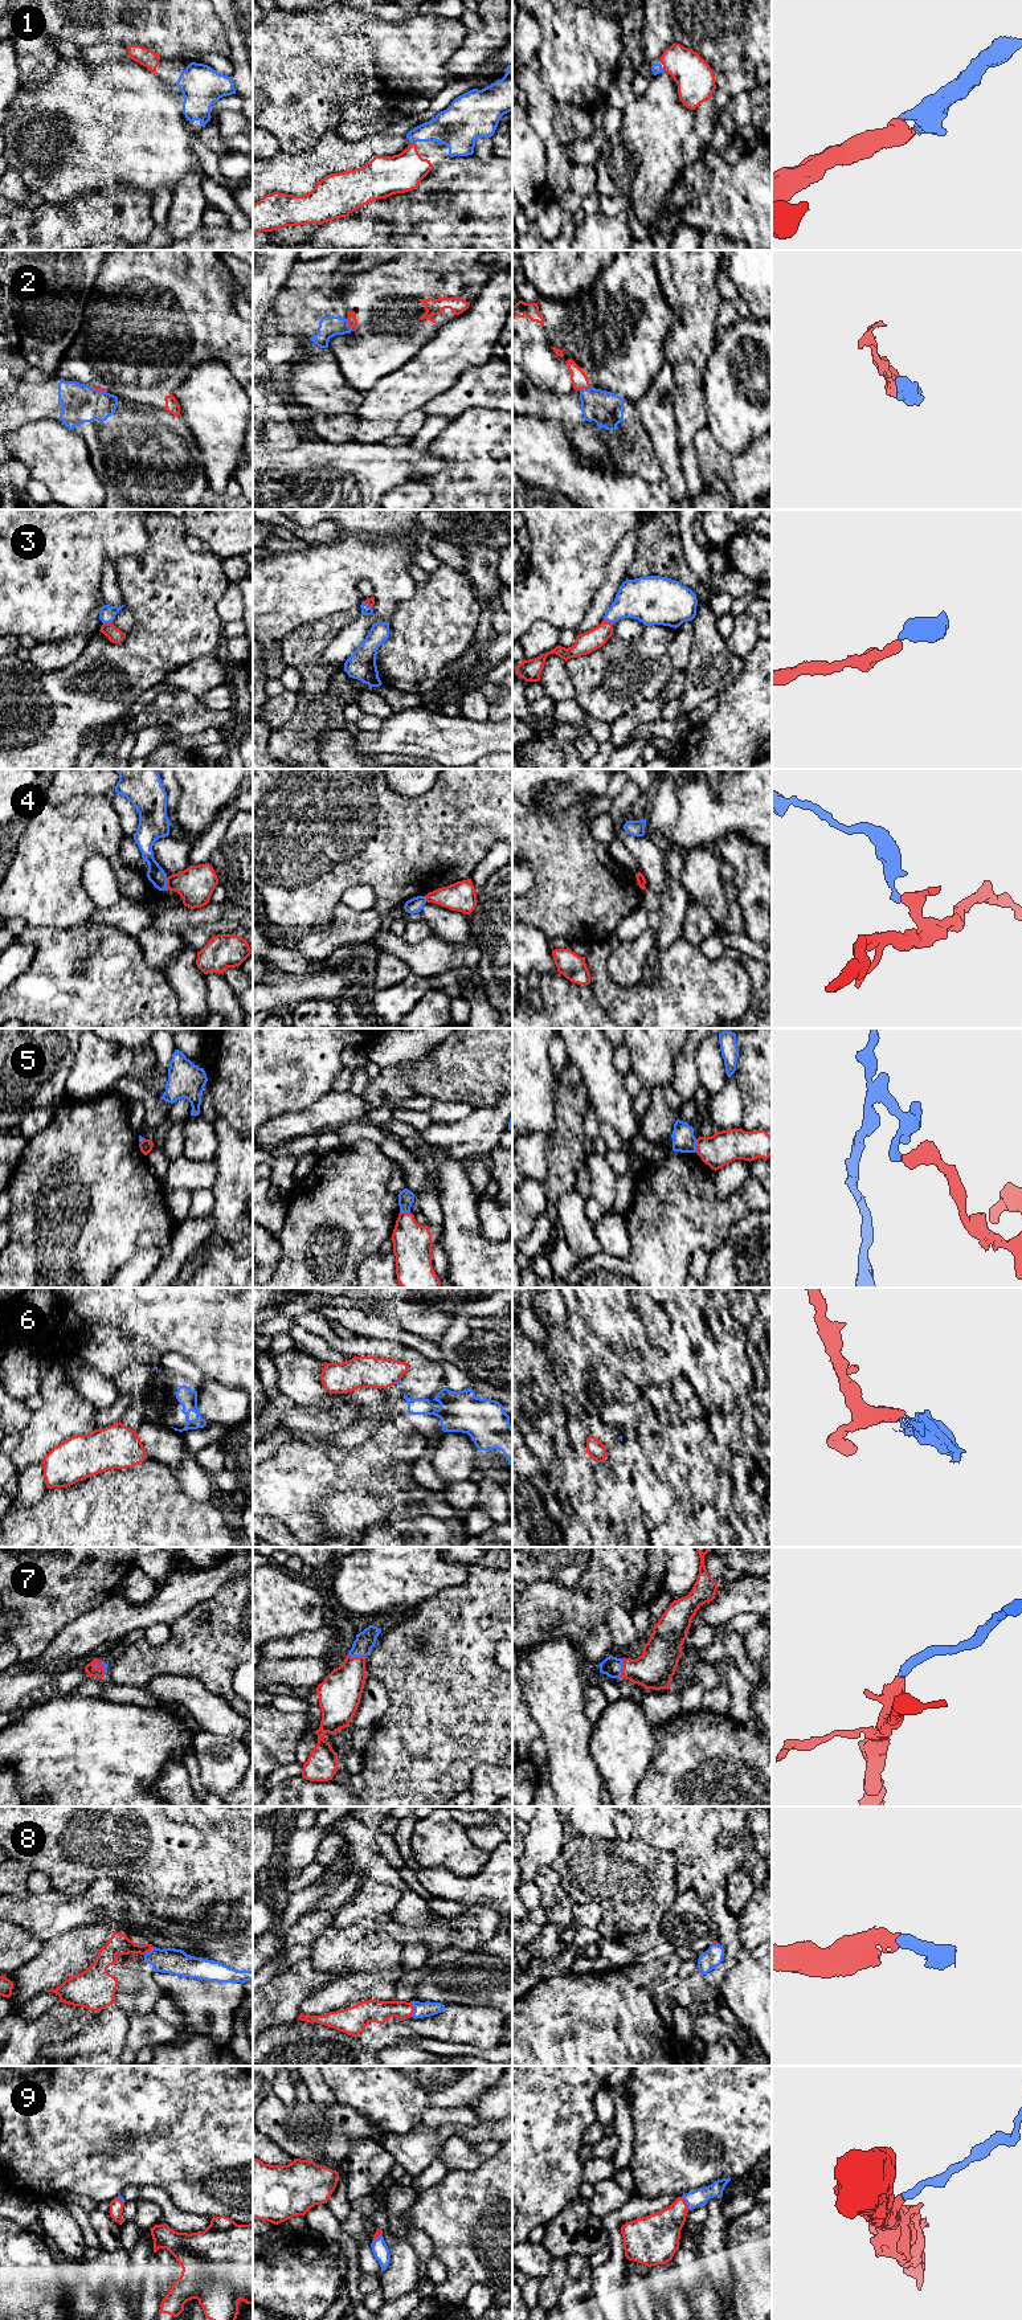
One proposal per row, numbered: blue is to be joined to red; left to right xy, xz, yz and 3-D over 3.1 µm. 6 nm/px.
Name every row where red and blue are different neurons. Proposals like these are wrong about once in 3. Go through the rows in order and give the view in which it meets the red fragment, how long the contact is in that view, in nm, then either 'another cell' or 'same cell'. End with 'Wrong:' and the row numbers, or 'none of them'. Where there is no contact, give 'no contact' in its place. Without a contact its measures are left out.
1: contact in xz; length 30 nm; same cell
2: contact in yz; length 80 nm; another cell
3: contact in xy; length 60 nm; same cell
4: contact in xy; length 70 nm; another cell
5: contact in yz; length 80 nm; another cell
6: contact in xz; length 50 nm; another cell
7: contact in yz; length 120 nm; same cell
8: contact in xz; length 90 nm; same cell
9: contact in yz; length 100 nm; same cell
Wrong: 2, 4, 5, 6

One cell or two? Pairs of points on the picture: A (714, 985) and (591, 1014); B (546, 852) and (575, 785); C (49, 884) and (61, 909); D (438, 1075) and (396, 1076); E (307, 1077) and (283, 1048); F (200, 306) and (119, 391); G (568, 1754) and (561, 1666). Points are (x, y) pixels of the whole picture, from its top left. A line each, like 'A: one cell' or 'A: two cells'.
A: two cells
B: two cells
C: one cell
D: one cell
E: one cell
F: one cell
G: one cell

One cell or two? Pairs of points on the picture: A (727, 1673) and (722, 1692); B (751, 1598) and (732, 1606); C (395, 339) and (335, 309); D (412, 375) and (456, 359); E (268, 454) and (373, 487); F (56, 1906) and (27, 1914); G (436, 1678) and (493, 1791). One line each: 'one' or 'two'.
A: two
B: one
C: two
D: one
E: one
F: one
G: two

